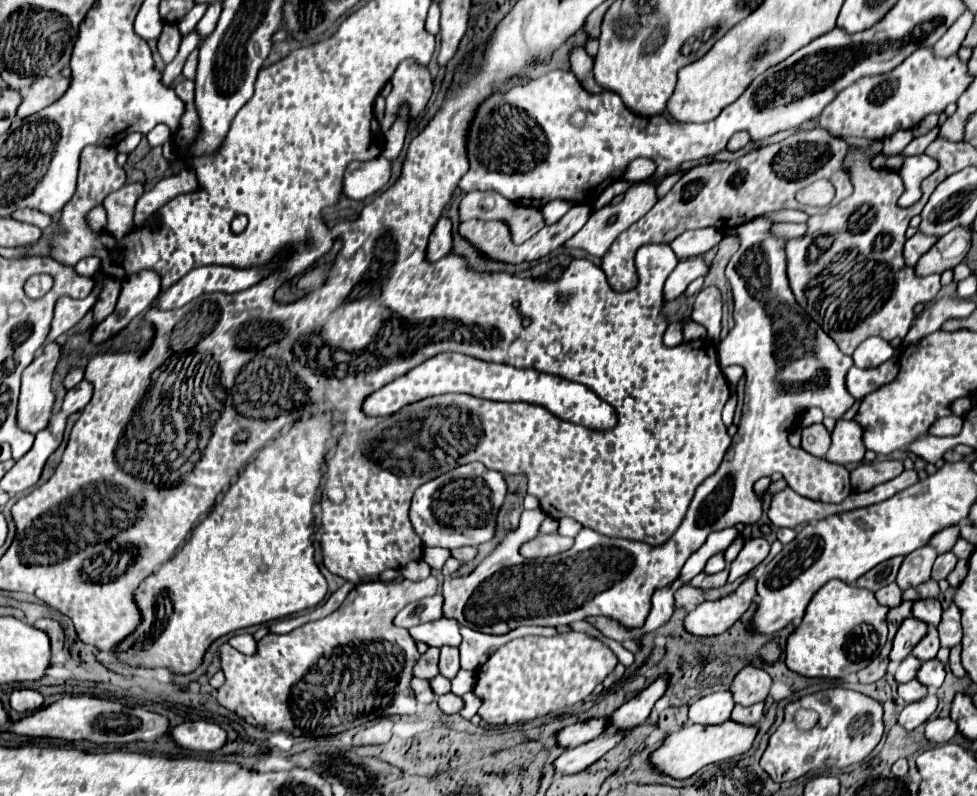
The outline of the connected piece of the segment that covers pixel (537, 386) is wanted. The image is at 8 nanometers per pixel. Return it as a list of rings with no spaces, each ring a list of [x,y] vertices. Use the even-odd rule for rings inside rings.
[[[442,352],[424,364],[416,366],[408,374],[400,376],[398,380],[386,384],[378,392],[366,398],[364,402],[364,412],[368,416],[386,416],[394,414],[400,408],[414,404],[416,400],[424,400],[428,396],[438,396],[438,394],[448,394],[448,392],[462,392],[470,394],[482,400],[494,400],[494,402],[528,402],[536,404],[542,408],[548,408],[552,414],[556,414],[560,420],[574,422],[580,426],[588,426],[594,430],[608,430],[614,428],[618,418],[612,406],[602,402],[590,388],[584,388],[582,384],[564,380],[560,376],[544,374],[538,370],[524,370],[524,368],[514,368],[508,364],[494,364],[494,362],[484,362],[466,354],[456,354],[456,352]]]

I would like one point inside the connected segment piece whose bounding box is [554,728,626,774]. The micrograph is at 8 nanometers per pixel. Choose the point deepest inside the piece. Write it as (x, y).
(574, 760)

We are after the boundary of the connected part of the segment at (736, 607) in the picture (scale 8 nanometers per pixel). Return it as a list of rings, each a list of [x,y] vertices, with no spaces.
[[[744,580],[730,596],[702,602],[684,618],[684,628],[694,636],[716,636],[726,632],[756,598],[756,580]]]

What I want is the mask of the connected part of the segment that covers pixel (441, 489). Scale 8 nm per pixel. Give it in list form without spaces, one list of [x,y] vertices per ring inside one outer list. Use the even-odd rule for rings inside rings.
[[[470,462],[422,484],[412,498],[410,520],[424,546],[440,546],[446,550],[460,546],[478,546],[494,538],[496,516],[504,504],[504,498],[504,476],[480,462]]]

